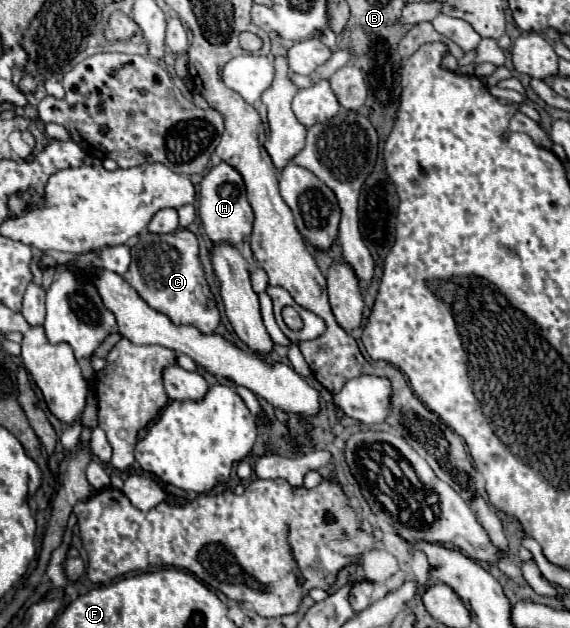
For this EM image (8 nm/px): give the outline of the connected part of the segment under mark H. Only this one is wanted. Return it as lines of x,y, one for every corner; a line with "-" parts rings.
226,162
214,166
200,184
200,218
210,242
228,242
238,244
246,234
252,232
252,208
246,198
246,188
242,176

